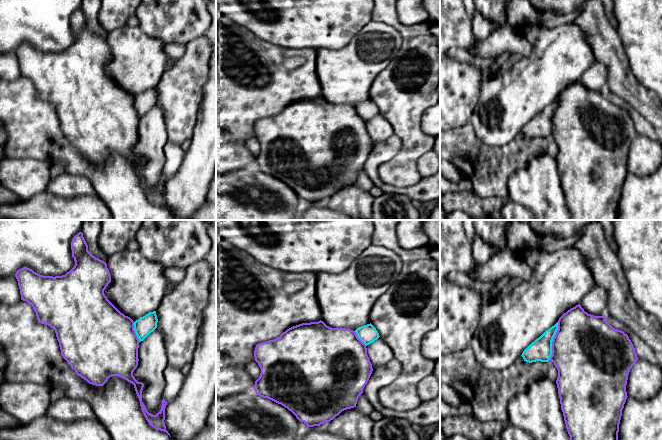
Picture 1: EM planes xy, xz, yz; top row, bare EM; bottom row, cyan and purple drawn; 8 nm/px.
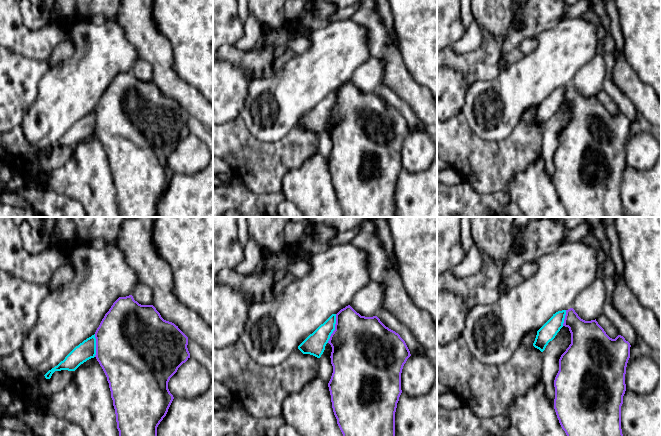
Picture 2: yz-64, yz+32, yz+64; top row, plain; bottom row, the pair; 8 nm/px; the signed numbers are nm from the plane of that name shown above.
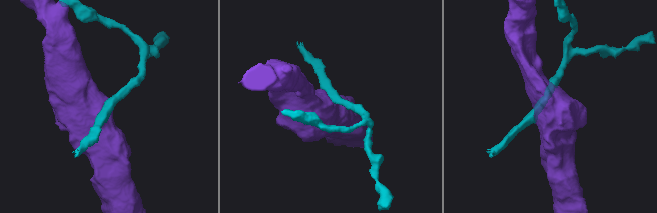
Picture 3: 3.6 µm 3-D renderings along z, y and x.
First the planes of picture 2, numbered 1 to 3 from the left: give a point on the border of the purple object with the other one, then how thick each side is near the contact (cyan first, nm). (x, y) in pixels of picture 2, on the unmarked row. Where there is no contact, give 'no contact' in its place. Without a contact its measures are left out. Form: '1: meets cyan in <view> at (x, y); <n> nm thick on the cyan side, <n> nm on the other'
1: meets cyan in yz-64 at (95, 121); 150 nm thick on the cyan side, 500 nm on the other
2: meets cyan in yz+32 at (334, 104); 170 nm thick on the cyan side, 460 nm on the other
3: meets cyan in yz+64 at (564, 94); 140 nm thick on the cyan side, 280 nm on the other

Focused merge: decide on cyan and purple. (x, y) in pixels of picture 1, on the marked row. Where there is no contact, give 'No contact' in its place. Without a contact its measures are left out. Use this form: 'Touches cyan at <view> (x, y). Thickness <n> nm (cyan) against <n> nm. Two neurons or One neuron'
Touches cyan at yz (552, 340). Thickness 180 nm (cyan) against 500 nm. Two neurons

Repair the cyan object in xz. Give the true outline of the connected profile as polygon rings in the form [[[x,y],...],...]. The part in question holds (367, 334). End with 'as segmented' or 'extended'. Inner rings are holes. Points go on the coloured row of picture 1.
[[[370,323],[355,330],[358,338],[367,346],[377,340],[380,336],[376,328]]] | as segmented

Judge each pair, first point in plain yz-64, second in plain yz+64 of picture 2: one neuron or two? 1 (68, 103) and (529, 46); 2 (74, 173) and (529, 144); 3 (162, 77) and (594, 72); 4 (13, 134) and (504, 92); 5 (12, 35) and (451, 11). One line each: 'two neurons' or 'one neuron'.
1: two neurons
2: two neurons
3: two neurons
4: two neurons
5: one neuron

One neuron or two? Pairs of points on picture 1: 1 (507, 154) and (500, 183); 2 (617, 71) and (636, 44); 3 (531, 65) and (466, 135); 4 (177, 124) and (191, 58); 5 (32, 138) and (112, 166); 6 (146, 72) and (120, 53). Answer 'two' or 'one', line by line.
1: one
2: two
3: two
4: one
5: one
6: one

